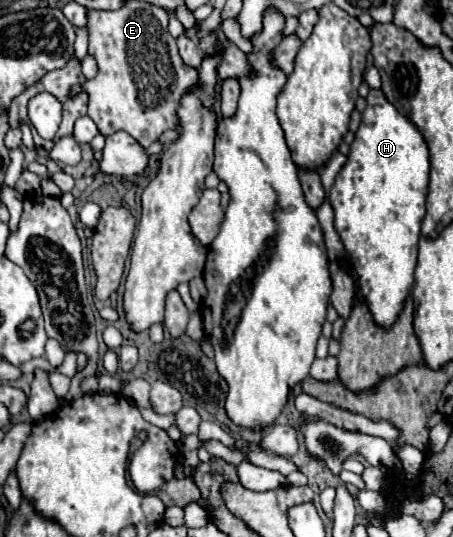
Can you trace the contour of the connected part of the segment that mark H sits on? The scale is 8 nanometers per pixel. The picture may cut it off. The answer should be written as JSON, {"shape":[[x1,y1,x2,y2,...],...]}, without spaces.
{"shape":[[370,90,366,102,368,104,362,112,362,124,350,146,348,162,338,172,328,200,334,210,334,228,344,244,346,260,358,276,354,304,366,304,376,324,380,328,390,328,396,322,396,316,402,312,414,284,420,224,426,214,430,157,428,146,418,128,406,116,396,112,382,90]]}

